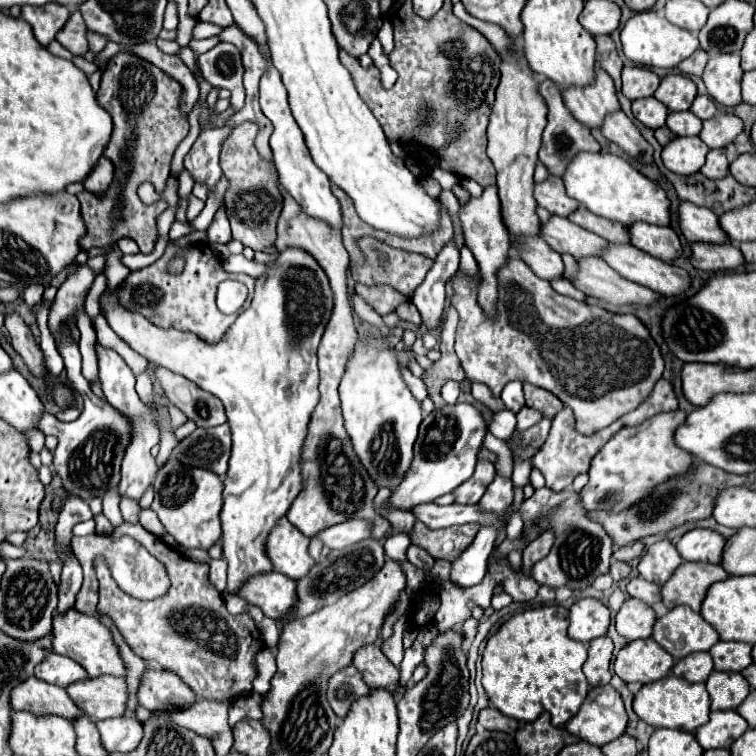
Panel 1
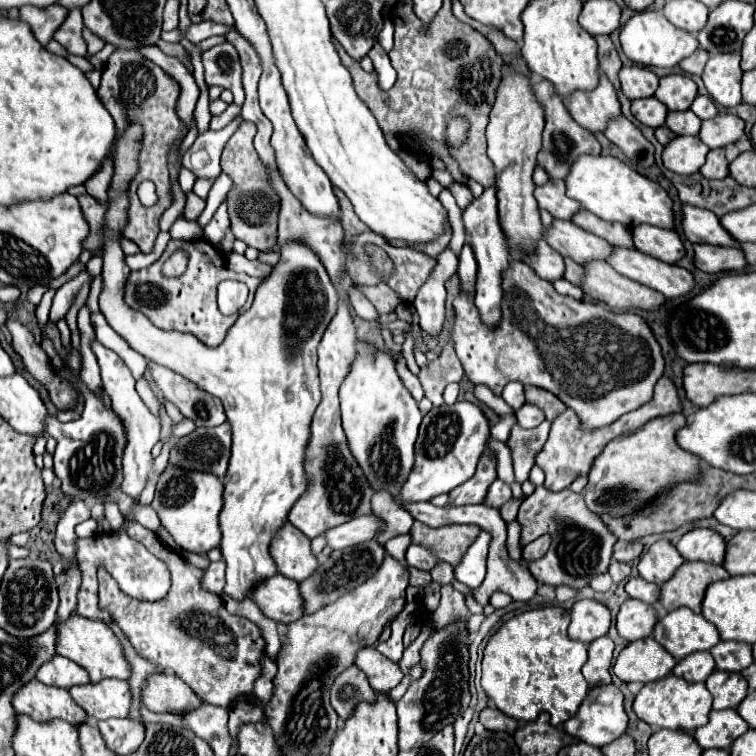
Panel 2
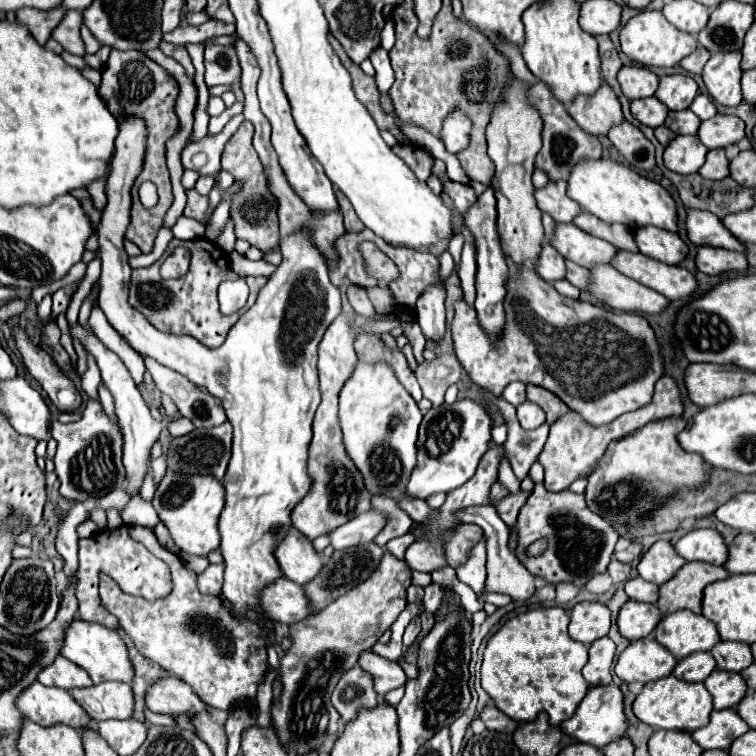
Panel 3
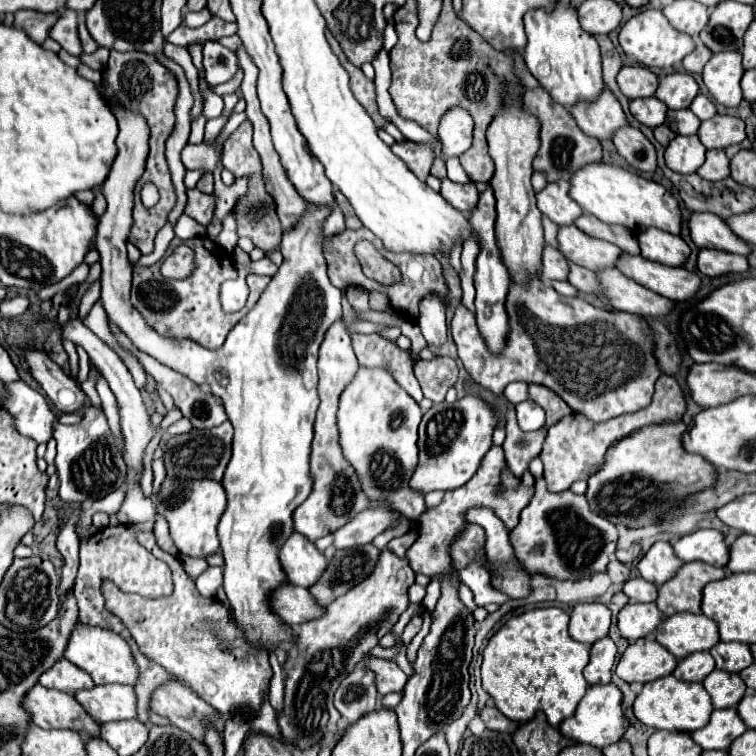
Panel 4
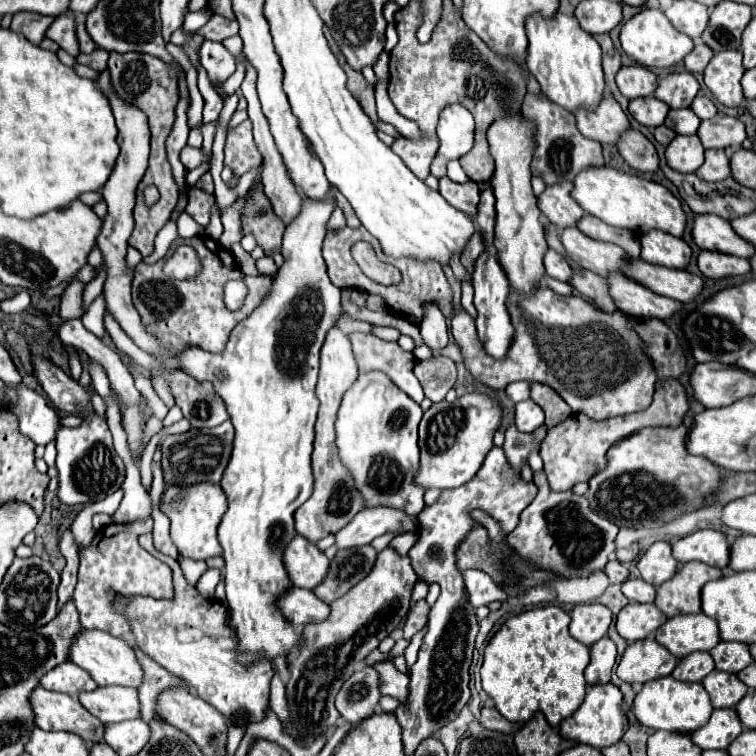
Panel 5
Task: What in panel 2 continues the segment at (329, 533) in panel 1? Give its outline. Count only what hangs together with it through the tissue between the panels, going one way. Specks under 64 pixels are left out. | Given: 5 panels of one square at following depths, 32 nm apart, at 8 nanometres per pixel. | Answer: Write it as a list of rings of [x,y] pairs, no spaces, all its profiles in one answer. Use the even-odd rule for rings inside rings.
[[[360,516],[360,518],[352,518],[340,526],[326,530],[322,536],[326,538],[330,548],[342,550],[342,548],[360,544],[364,540],[372,540],[376,536],[378,526],[380,526],[378,516]]]

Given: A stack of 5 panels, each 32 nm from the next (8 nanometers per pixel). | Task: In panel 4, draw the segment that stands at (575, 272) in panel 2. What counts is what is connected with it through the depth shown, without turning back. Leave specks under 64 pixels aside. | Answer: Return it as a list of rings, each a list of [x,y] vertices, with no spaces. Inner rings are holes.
[[[568,262],[570,266],[570,274],[568,274],[568,282],[574,284],[578,288],[578,292],[584,292],[584,294],[596,294],[596,276],[592,270],[586,270],[586,268],[580,268],[572,262]]]

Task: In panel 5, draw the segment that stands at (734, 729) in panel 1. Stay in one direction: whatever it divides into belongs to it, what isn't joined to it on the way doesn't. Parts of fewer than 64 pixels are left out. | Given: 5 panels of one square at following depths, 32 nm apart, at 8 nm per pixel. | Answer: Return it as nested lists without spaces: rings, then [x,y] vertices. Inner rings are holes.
[[[734,708],[714,710],[708,724],[690,734],[692,742],[702,750],[726,750],[728,744],[744,732],[744,726]]]

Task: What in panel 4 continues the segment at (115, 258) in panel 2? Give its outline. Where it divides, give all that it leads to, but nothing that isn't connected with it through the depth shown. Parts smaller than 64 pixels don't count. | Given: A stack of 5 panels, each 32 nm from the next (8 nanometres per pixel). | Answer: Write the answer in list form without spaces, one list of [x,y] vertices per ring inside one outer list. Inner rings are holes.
[[[116,108],[114,116],[118,120],[120,134],[116,138],[118,154],[114,158],[114,164],[110,168],[110,174],[106,182],[102,184],[102,192],[108,200],[106,212],[98,220],[98,234],[96,234],[96,248],[100,252],[100,264],[102,264],[102,294],[100,302],[106,310],[106,316],[110,322],[114,322],[120,332],[124,332],[130,342],[140,350],[162,362],[164,366],[188,376],[196,384],[208,384],[212,394],[222,398],[228,420],[234,426],[234,444],[232,444],[232,458],[228,462],[228,468],[222,478],[222,486],[226,490],[228,506],[220,518],[218,524],[218,536],[220,536],[220,550],[226,560],[224,566],[224,592],[230,602],[232,618],[246,630],[246,638],[252,644],[258,644],[266,650],[274,650],[282,642],[292,642],[292,630],[282,630],[282,622],[278,616],[274,616],[266,606],[266,596],[270,590],[274,590],[282,580],[286,580],[284,570],[278,560],[280,544],[286,542],[286,538],[292,534],[292,512],[296,506],[300,506],[306,496],[312,490],[312,478],[308,472],[308,456],[310,456],[310,442],[312,442],[312,424],[314,414],[318,408],[318,372],[316,372],[316,360],[318,360],[318,346],[324,340],[326,330],[334,320],[342,316],[342,292],[332,286],[326,274],[326,260],[322,254],[320,244],[320,224],[324,216],[330,214],[328,208],[314,208],[308,206],[306,216],[296,224],[288,234],[282,236],[280,252],[284,256],[282,266],[272,276],[270,284],[262,292],[256,306],[230,330],[226,342],[218,350],[208,350],[200,344],[196,344],[190,338],[166,338],[160,336],[152,326],[146,324],[144,316],[136,312],[136,308],[130,304],[130,280],[132,280],[132,266],[126,256],[126,238],[132,226],[132,206],[134,206],[134,184],[144,172],[146,156],[148,156],[148,124],[144,116],[138,112],[128,112],[124,108]]]

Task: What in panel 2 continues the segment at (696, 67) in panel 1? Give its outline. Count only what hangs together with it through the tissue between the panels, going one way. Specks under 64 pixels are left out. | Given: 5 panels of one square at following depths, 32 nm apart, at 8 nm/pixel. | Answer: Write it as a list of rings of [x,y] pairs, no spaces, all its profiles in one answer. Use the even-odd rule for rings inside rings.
[[[698,48],[692,56],[688,56],[688,58],[684,58],[684,60],[680,62],[680,68],[682,68],[686,74],[696,74],[696,76],[700,76],[702,70],[704,70],[704,66],[706,66],[706,62],[708,62],[708,52],[706,52],[704,48]]]

